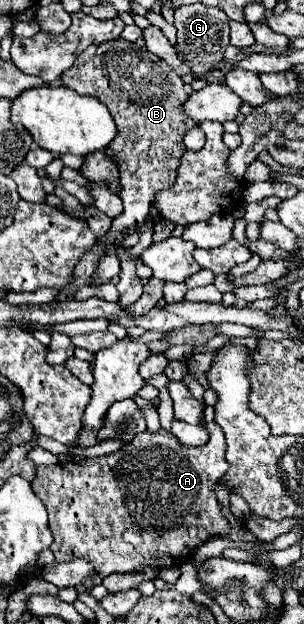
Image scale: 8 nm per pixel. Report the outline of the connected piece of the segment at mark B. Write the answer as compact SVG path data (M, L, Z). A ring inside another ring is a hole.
M118 38L90 46L60 78L66 88L98 98L110 110L118 126L118 136L110 142L110 148L116 154L116 162L120 168L120 198L124 202L124 212L112 220L110 232L82 256L82 260L74 268L72 280L64 288L60 288L58 296L52 302L74 300L76 288L88 286L92 282L92 276L98 270L98 262L106 254L104 250L120 240L120 234L126 228L138 226L148 218L156 194L174 186L180 160L186 152L186 146L182 142L184 134L198 126L188 114L184 114L184 102L188 100L188 94L184 90L180 72L176 68L170 68L162 58L154 56L144 46L146 44L142 38L136 42Z

